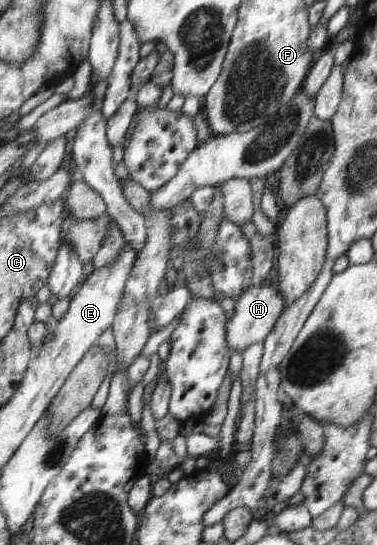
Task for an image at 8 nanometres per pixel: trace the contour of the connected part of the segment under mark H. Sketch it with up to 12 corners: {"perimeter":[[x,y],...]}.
{"perimeter":[[271,283],[246,289],[228,320],[227,342],[243,352],[268,337],[287,308]]}

